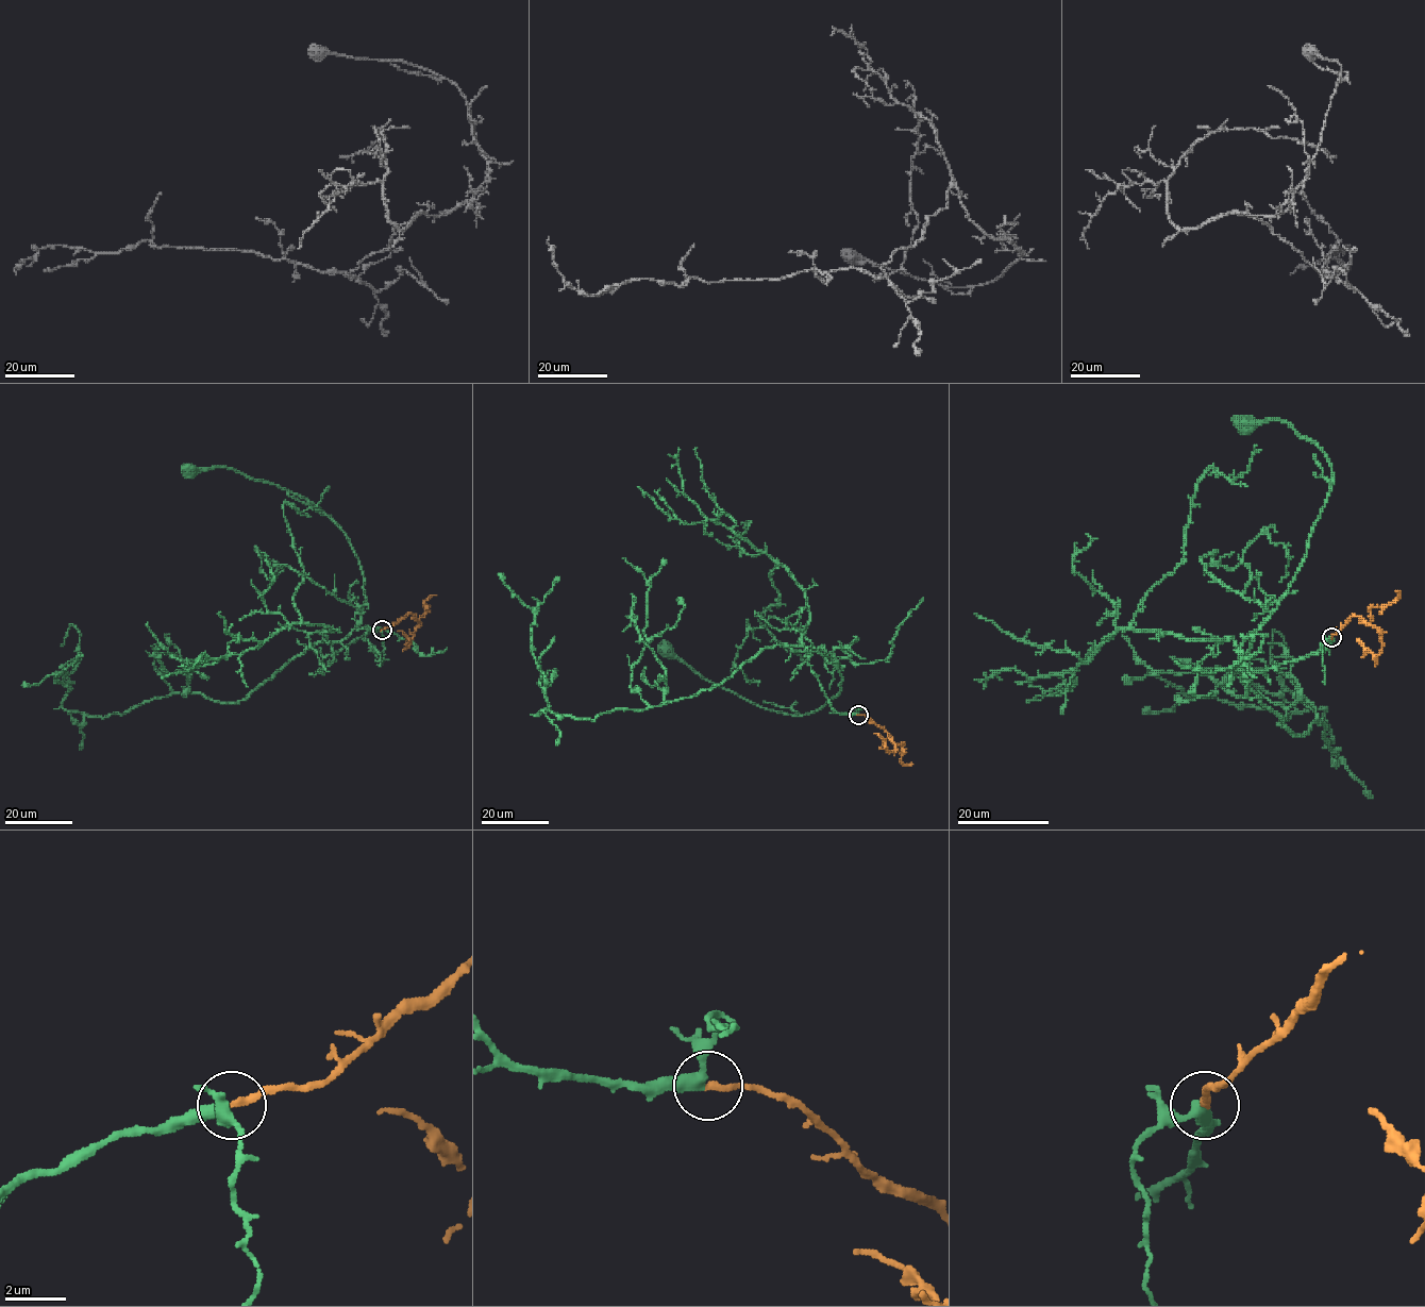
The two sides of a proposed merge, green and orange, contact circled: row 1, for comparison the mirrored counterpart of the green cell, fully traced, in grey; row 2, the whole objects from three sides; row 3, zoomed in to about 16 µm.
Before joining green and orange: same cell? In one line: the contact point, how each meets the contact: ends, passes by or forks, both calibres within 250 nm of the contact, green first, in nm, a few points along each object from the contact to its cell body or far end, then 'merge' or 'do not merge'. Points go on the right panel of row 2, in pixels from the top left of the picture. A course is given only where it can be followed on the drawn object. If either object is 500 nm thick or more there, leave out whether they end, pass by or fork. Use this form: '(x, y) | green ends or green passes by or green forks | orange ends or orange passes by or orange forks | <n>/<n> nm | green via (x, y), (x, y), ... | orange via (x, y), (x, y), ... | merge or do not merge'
(1331, 637) | green passes by | orange ends | 360/240 nm | green via (1331, 637), (1304, 658), (1251, 667), (1251, 636), (1301, 565), (1333, 470), (1288, 423), (1241, 424) | orange via (1331, 637), (1353, 616), (1360, 617), (1381, 635), (1382, 646), (1376, 655), (1356, 638) | merge

